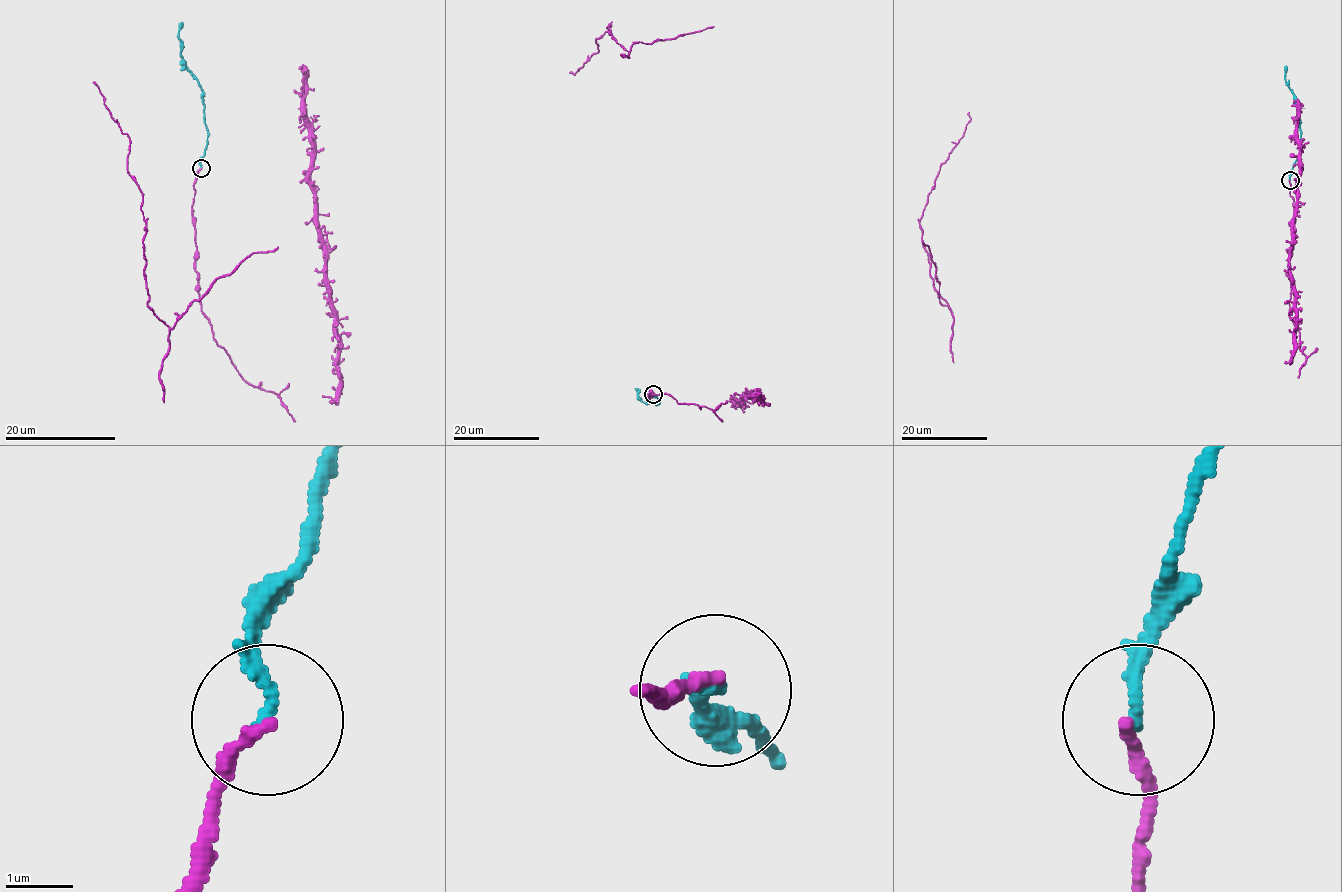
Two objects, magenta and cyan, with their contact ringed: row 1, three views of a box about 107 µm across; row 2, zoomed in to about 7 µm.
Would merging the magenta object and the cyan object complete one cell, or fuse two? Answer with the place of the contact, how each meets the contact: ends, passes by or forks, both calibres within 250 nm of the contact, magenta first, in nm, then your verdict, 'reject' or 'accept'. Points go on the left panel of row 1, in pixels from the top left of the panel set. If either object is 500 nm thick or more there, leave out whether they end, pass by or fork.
(201, 168) | magenta ends | cyan ends | 190/180 nm | accept

